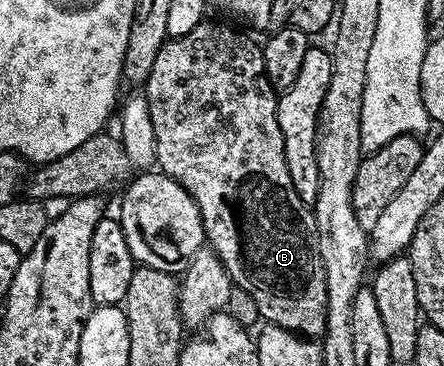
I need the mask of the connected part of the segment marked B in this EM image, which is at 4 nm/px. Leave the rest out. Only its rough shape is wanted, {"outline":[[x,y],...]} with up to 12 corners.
{"outline":[[203,20],[144,83],[157,169],[259,319],[326,332],[262,46]]}

